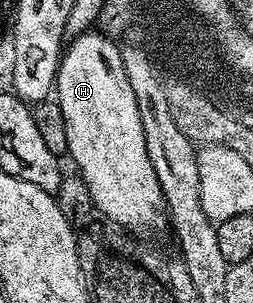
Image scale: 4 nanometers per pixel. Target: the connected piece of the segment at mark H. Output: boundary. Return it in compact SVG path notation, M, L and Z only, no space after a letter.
M89 30L80 33L70 43L65 45L62 53L62 61L58 63L58 83L56 85L56 100L58 96L58 108L62 111L62 128L66 131L66 148L74 159L77 175L82 177L92 194L92 202L99 213L102 212L107 221L115 226L125 226L131 233L158 232L168 224L166 215L166 203L164 194L160 190L160 178L156 178L156 170L152 170L152 158L148 158L148 146L144 146L144 126L140 126L140 110L136 110L136 94L132 94L132 85L128 82L128 74L124 74L124 62L122 61L122 48L114 45L106 36L101 36L97 30Z

